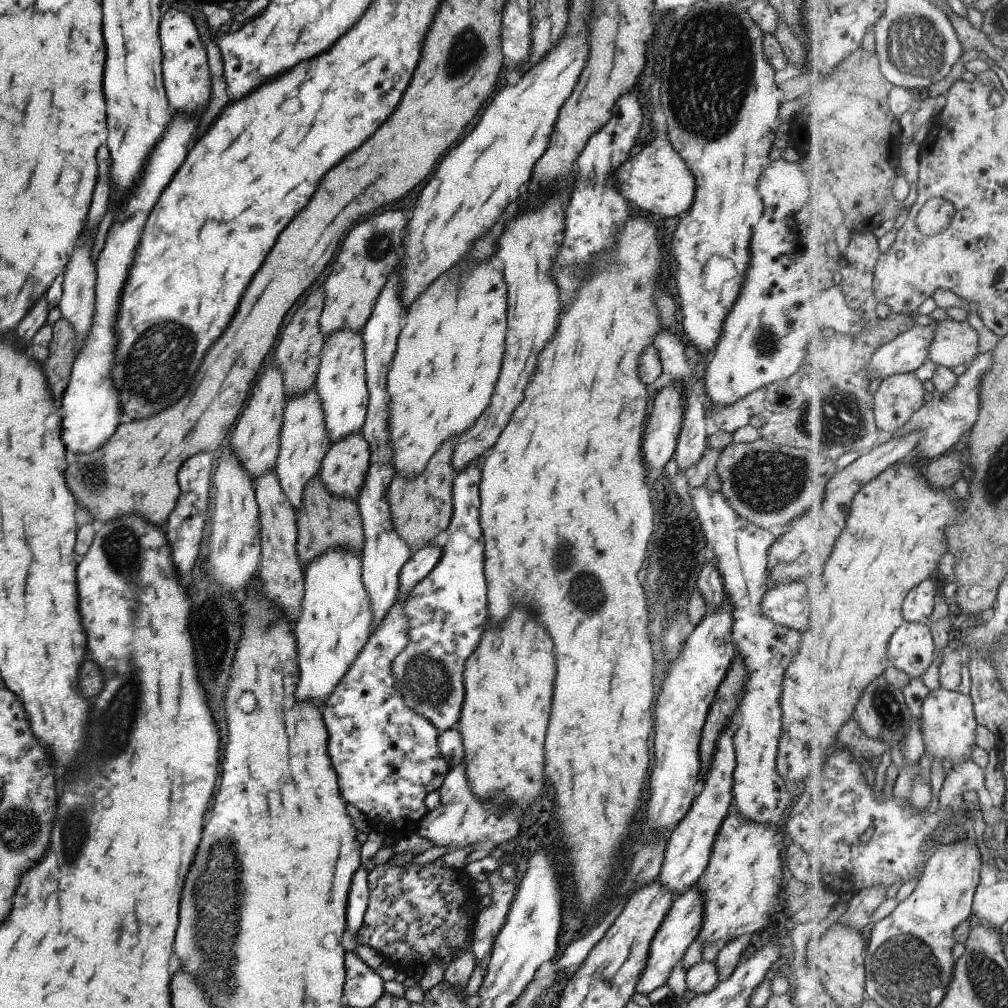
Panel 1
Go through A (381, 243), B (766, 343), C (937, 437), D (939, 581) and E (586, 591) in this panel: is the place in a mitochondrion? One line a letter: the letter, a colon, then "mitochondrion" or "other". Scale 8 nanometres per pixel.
A: mitochondrion
B: mitochondrion
C: other
D: other
E: mitochondrion

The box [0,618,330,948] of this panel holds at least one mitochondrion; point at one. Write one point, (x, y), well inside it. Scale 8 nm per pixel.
(111, 730)

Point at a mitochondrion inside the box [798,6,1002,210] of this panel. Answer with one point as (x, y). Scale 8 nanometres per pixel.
(913, 45)

